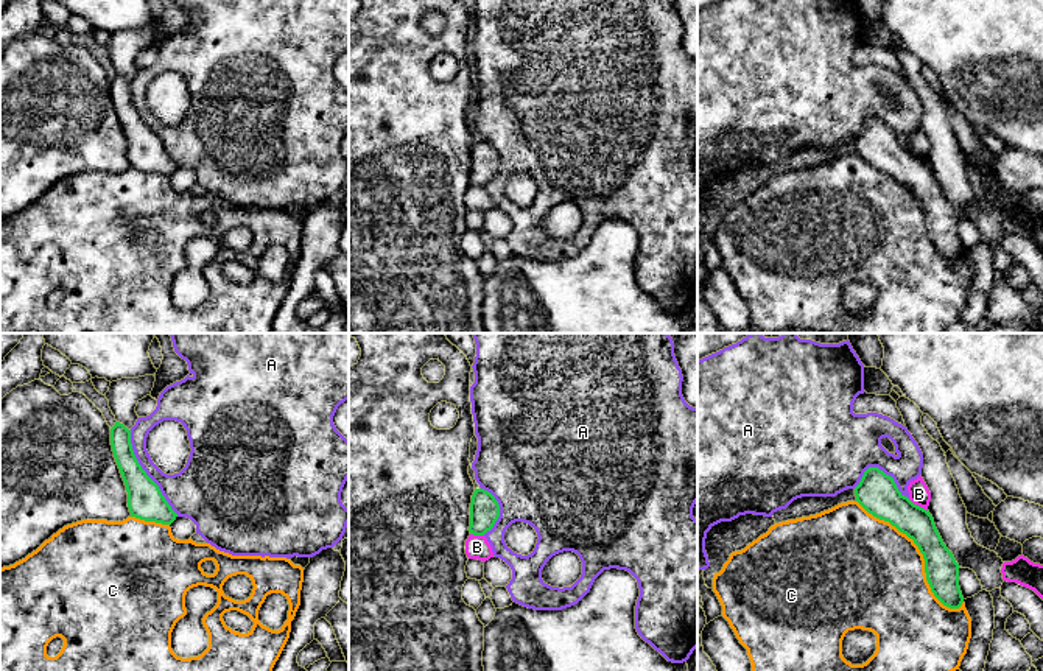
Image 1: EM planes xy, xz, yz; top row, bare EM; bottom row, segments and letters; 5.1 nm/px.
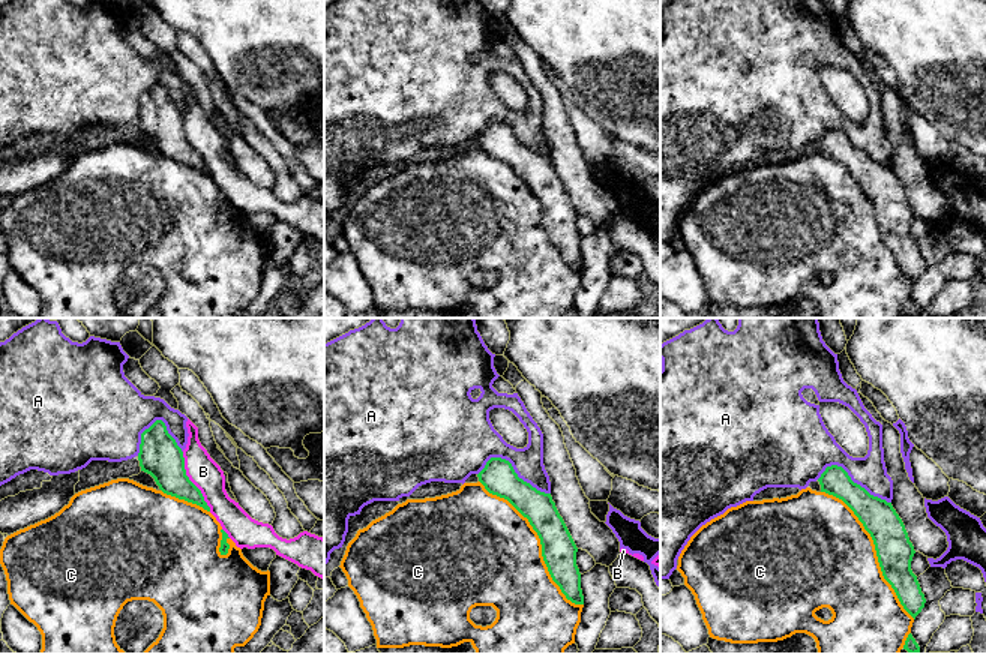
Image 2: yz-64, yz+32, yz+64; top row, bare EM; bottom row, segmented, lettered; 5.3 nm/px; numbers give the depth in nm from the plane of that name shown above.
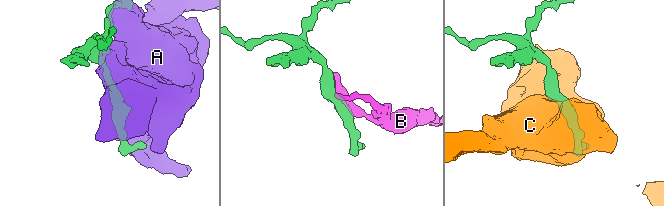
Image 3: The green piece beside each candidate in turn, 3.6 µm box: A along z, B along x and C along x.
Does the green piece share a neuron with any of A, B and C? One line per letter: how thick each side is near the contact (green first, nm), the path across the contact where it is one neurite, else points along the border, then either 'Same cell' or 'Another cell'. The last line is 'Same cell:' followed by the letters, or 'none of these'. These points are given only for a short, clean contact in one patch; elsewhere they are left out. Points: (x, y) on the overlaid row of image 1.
A: Thickness 190 nm (green) against 240 nm. Another cell
B: Thickness 220 nm (green) against 110 nm. Another cell
C: Thickness 180 nm (green) against 480 nm. Another cell
Same cell: none of these

